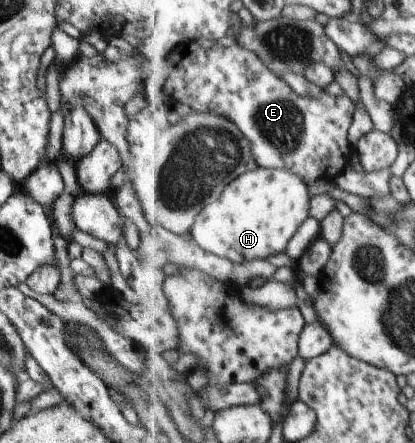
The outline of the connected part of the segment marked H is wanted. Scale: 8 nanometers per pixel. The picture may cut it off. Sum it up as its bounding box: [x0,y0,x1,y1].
[192,167,314,262]

